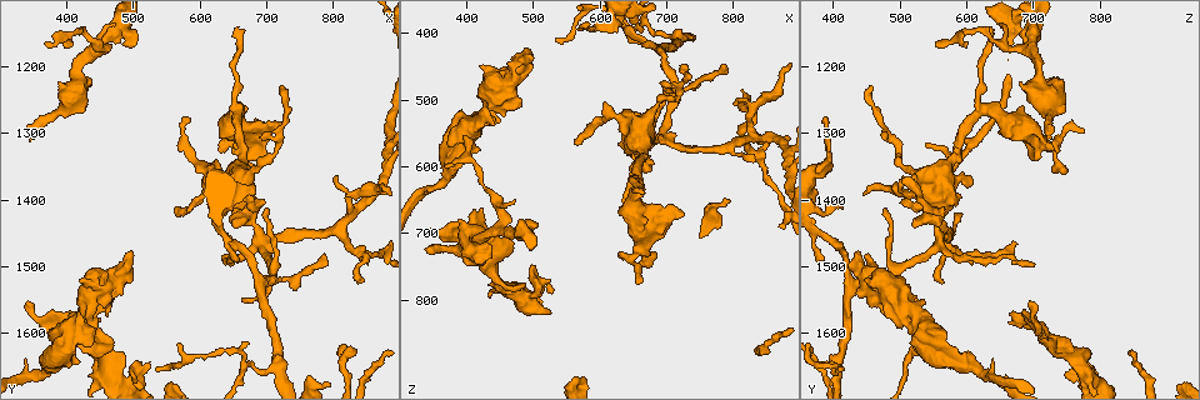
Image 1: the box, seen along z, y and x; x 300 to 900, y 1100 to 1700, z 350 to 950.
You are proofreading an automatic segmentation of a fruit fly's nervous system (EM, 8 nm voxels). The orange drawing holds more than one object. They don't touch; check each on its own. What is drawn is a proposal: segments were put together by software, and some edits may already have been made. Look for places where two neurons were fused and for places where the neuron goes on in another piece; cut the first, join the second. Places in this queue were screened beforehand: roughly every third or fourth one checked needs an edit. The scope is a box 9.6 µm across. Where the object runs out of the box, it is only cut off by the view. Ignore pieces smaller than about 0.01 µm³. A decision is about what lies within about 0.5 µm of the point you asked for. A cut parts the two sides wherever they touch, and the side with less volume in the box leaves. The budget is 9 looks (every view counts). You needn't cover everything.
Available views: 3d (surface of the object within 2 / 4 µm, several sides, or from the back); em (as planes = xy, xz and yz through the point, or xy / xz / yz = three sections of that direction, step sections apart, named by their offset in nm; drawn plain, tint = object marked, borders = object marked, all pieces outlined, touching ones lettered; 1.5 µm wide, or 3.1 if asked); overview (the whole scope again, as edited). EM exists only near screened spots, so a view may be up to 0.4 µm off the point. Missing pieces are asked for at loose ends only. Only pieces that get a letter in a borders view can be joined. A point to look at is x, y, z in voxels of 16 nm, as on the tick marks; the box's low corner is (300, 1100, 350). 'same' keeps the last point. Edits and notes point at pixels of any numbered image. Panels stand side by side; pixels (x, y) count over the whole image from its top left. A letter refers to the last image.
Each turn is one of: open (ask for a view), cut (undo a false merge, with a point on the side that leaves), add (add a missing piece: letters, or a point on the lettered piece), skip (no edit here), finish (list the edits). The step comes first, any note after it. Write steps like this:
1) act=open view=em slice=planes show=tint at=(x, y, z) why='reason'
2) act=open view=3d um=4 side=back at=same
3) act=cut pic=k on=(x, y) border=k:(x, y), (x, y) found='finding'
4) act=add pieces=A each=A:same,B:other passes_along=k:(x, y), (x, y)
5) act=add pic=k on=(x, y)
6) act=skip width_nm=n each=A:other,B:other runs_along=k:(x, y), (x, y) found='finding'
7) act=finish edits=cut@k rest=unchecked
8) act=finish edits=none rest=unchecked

act=open view=3d um=2 at=(830, 1630, 525) why='sharp bend'

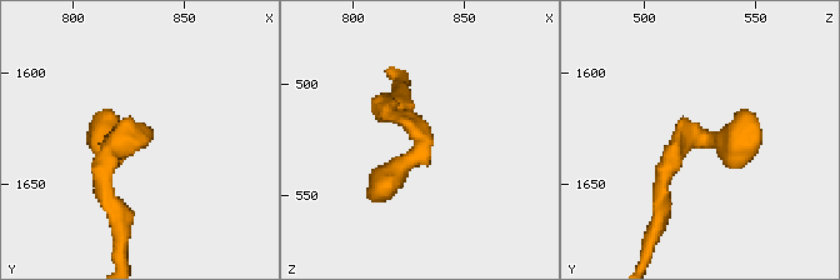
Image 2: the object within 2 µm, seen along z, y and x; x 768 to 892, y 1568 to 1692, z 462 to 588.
act=open view=em slice=planes show=plain at=(829, 1631, 526)

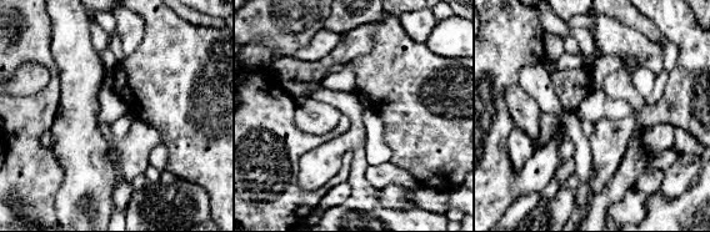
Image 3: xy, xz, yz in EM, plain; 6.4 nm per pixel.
act=open view=em slice=planes show=borders at=same why='what lies round it'

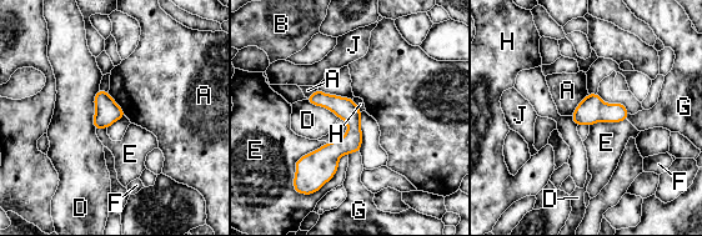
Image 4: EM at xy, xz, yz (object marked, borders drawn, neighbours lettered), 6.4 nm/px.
act=skip each=A:other,B:other,D:other,E:other,F:other,G:other,H:other,J:other border=4:(347, 154), (316, 191), (294, 190) found='one neuron here'

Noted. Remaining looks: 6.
act=open view=3d um=2 at=(850, 1520, 560) why='thin end'

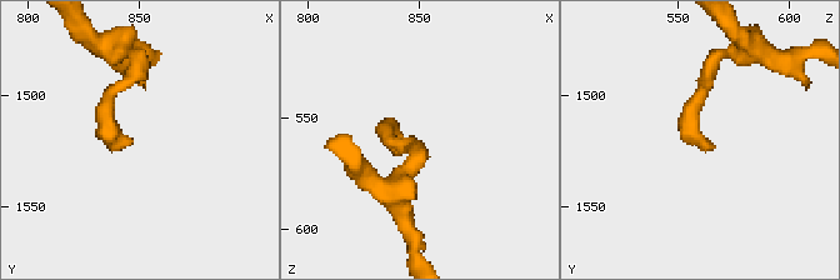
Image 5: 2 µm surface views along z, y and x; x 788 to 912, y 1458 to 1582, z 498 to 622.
act=open view=em slice=planes show=borders at=(844, 1519, 561)

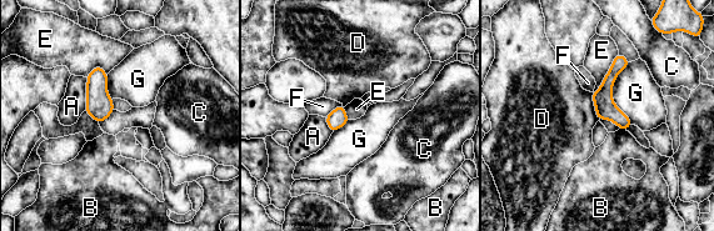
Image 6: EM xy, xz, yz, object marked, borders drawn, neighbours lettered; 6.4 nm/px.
act=skip longest_contact=G:400nm each=A:other,B:other,C:other,D:other,E:other,F:other,G:other found='no lettered piece goes on from it'

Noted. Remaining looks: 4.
act=open view=3d um=2 at=(350, 1310, 720) why='free end'

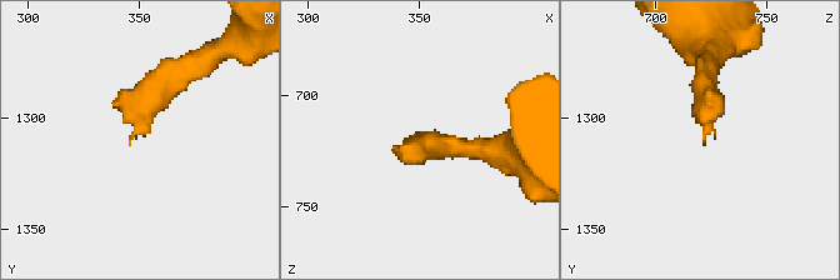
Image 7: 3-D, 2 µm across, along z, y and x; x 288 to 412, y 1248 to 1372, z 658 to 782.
act=open view=em slice=planes show=borders at=(346, 1309, 721) why='shape alone is not enough'

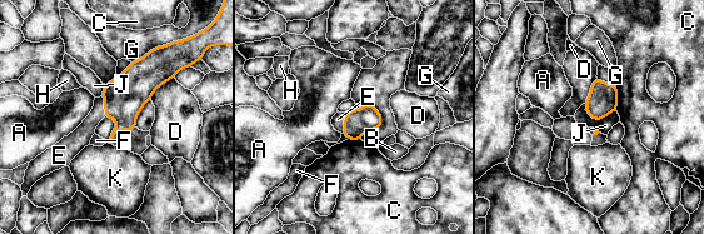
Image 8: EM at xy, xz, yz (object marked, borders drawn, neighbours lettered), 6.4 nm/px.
act=add pic=8 on=(81, 135) each=A:other,B:other,C:other,D:other,E:same,F:other,G:other,H:other,J:other,K:other passes_along=8:(124, 96), (104, 106), (81, 135) found='the neuron continues'

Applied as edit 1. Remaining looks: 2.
act=finish edits=add@8 rest=unchecked

